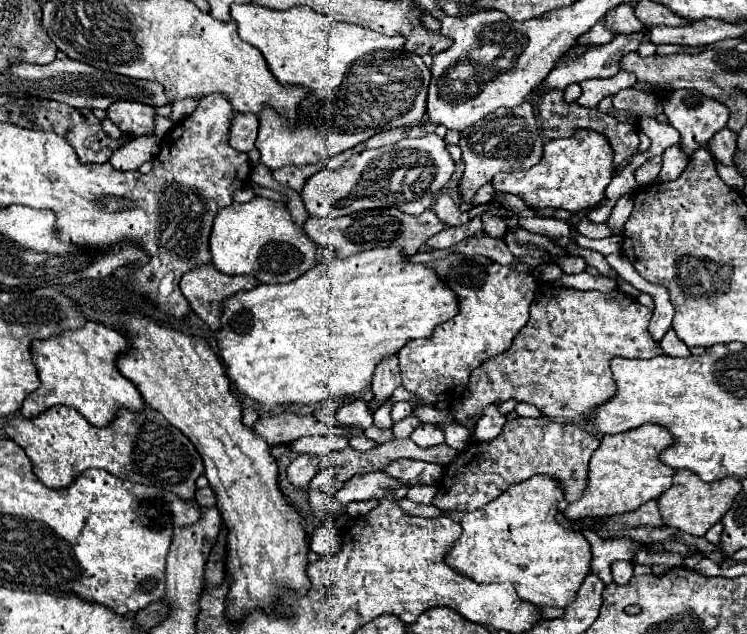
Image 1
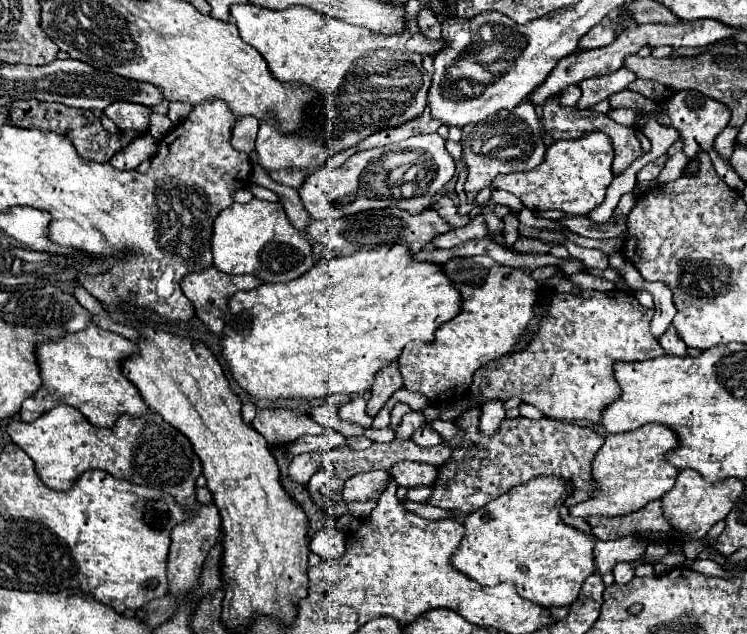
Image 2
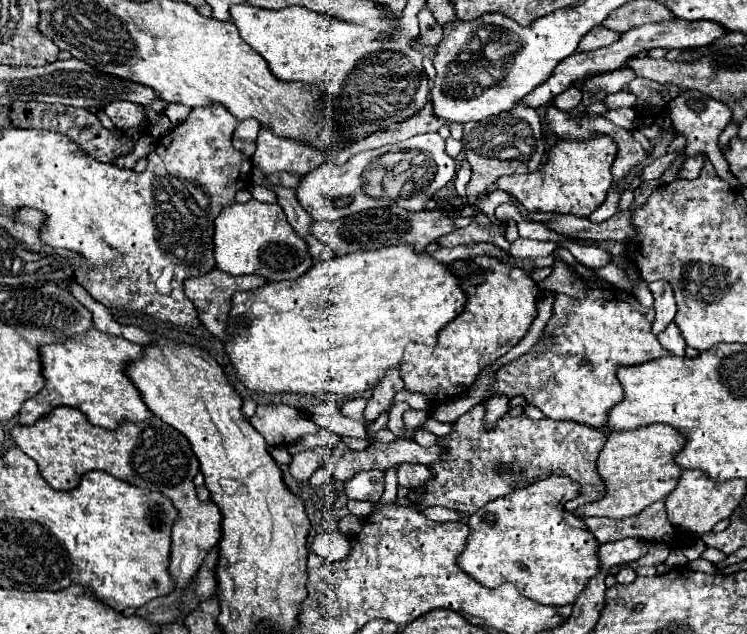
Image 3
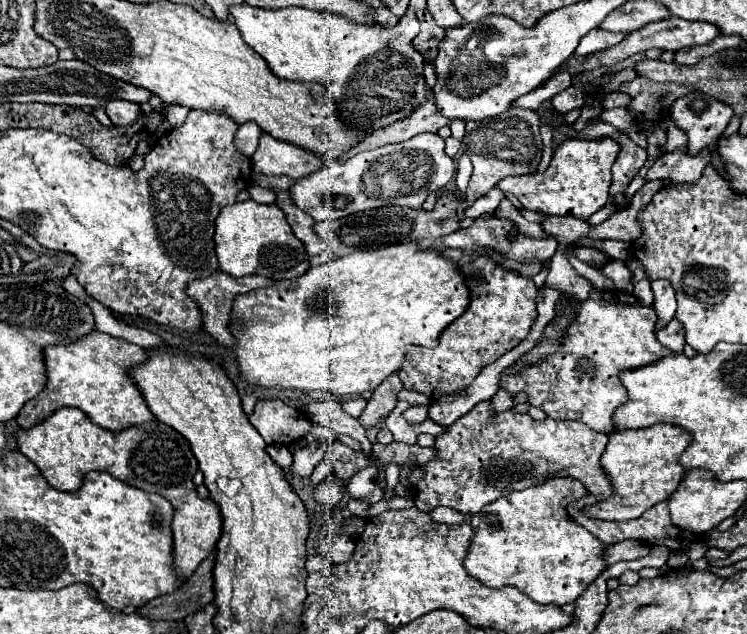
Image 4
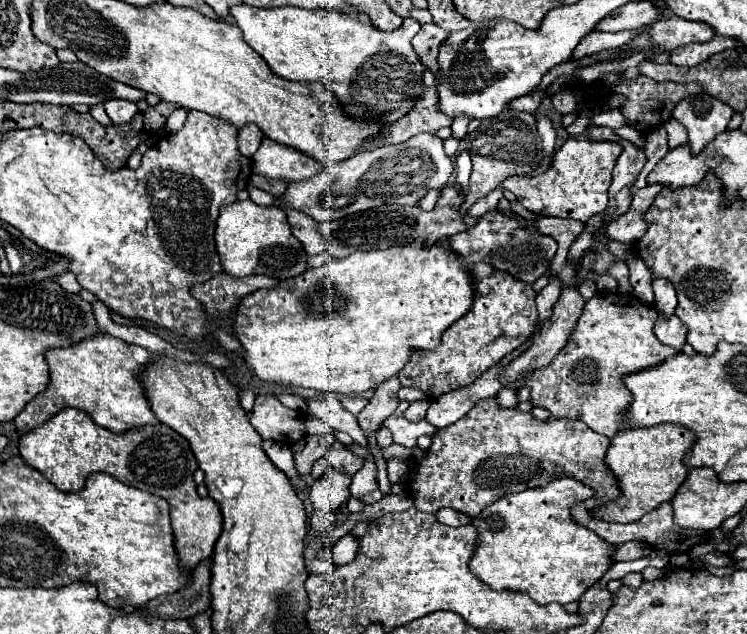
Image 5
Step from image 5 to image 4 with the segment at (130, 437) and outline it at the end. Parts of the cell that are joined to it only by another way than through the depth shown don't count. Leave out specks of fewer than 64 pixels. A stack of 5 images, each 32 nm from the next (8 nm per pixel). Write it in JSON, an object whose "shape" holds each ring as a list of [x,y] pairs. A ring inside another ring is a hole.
{"shape":[[[58,408],[40,424],[14,432],[18,450],[38,464],[42,476],[56,490],[78,490],[84,474],[102,470],[118,480],[146,492],[158,492],[168,498],[176,510],[172,522],[174,534],[174,572],[180,580],[188,580],[200,562],[214,550],[222,532],[222,514],[212,500],[200,500],[192,482],[198,472],[188,440],[160,420],[128,426],[120,432],[94,426],[78,408]]]}

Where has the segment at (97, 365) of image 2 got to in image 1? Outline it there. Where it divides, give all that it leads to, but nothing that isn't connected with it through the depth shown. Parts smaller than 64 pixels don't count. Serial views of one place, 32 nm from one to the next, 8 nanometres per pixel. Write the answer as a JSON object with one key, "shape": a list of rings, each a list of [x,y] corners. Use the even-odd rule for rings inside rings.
{"shape":[[[88,320],[84,328],[66,330],[46,340],[34,340],[32,360],[38,368],[42,384],[24,400],[20,410],[22,416],[34,418],[50,406],[66,404],[78,410],[90,424],[106,426],[114,418],[118,406],[130,410],[144,408],[138,388],[126,376],[122,376],[114,364],[122,350],[128,350],[128,340],[120,332],[94,320]]]}

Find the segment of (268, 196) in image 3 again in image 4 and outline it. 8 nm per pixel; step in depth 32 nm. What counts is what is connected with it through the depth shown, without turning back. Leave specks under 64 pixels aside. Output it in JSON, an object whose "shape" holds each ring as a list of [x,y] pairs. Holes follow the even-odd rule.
{"shape":[[[254,184],[249,188],[249,193],[250,193],[251,199],[253,199],[254,201],[256,201],[260,204],[276,203],[277,196],[270,189],[262,188],[260,186]]]}

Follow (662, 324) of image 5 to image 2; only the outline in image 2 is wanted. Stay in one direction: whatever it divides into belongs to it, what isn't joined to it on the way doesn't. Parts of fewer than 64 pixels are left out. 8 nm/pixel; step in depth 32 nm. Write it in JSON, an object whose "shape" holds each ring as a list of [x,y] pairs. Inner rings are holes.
{"shape":[[[672,326],[664,332],[664,336],[658,342],[666,350],[666,354],[670,354],[670,356],[688,356],[686,344],[676,336],[676,328],[672,328]]]}

